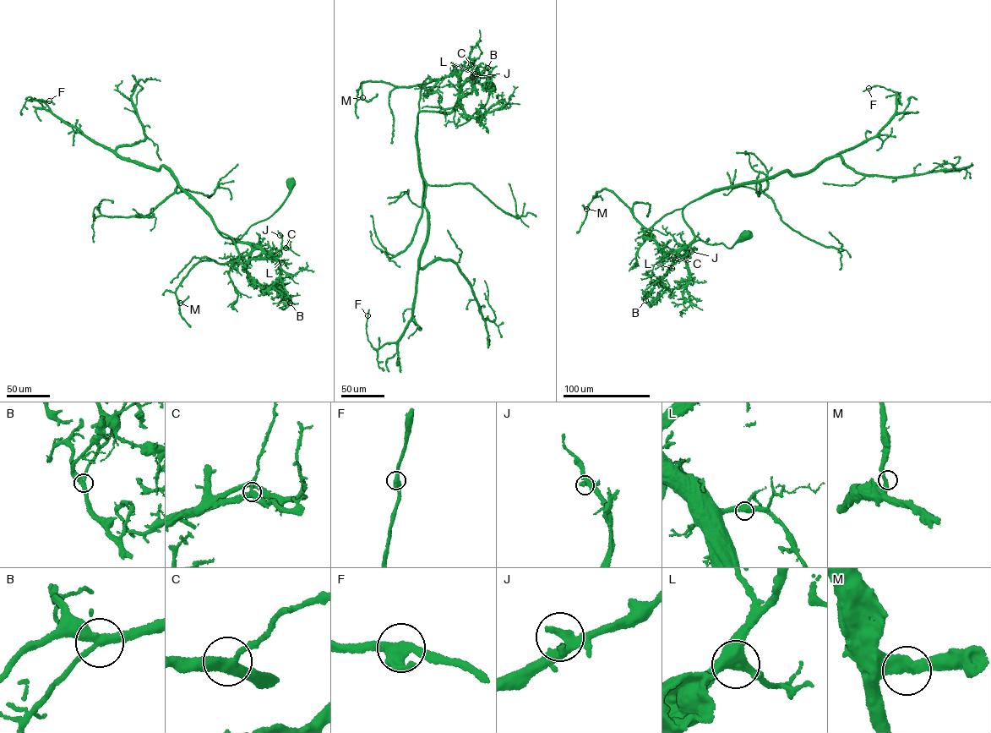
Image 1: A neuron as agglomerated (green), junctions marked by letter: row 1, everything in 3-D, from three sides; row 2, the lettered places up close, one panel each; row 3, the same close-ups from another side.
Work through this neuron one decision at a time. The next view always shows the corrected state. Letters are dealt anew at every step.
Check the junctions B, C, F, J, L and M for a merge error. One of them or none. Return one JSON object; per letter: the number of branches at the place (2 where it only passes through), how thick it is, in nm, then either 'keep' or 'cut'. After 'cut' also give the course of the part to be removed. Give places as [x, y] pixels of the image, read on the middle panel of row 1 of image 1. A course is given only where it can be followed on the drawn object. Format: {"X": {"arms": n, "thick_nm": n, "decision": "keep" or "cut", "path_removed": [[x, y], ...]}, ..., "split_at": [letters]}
{"B": {"arms": 3, "thick_nm": 320, "decision": "cut", "path_removed": [[487, 68], [493, 68], [488, 75], [492, 77], [489, 85]]}, "C": {"arms": 3, "thick_nm": 360, "decision": "keep"}, "F": {"arms": 3, "thick_nm": 420, "decision": "keep"}, "J": {"arms": 3, "thick_nm": 320, "decision": "keep"}, "L": {"arms": 3, "thick_nm": 480, "decision": "keep"}, "M": {"arms": 2, "thick_nm": 400, "decision": "keep"}, "split_at": ["B"]}

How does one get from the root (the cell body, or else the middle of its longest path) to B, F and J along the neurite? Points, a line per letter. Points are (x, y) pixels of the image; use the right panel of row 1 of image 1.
B: (748, 236), (729, 248), (721, 243), (708, 244), (698, 239), (677, 249), (667, 274), (654, 284), (645, 300)
F: (748, 236), (729, 248), (696, 240), (683, 210), (742, 183), (808, 171), (879, 134), (895, 92), (868, 88)
J: (748, 236), (729, 248), (721, 243), (709, 244), (696, 240), (677, 251), (677, 258), (691, 251)

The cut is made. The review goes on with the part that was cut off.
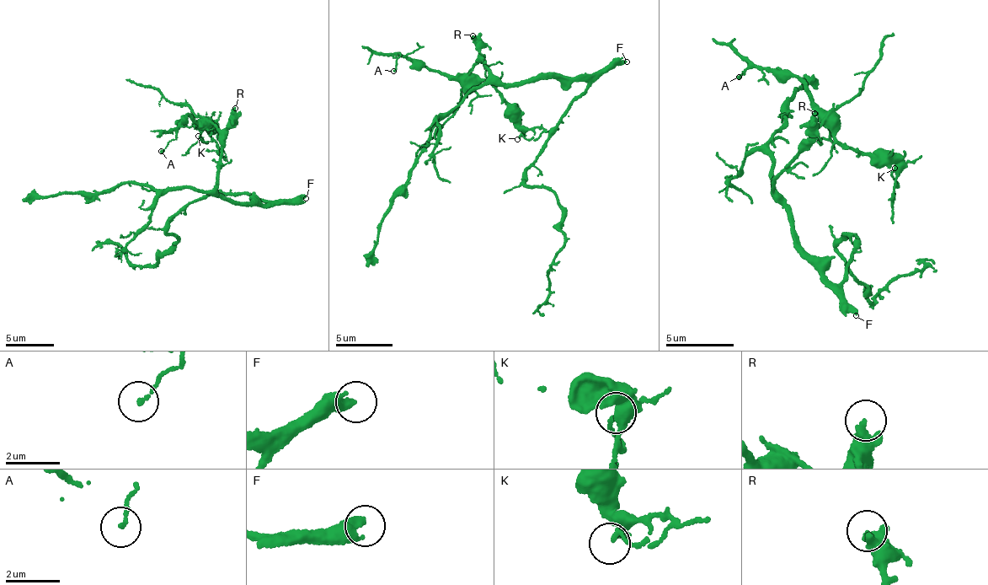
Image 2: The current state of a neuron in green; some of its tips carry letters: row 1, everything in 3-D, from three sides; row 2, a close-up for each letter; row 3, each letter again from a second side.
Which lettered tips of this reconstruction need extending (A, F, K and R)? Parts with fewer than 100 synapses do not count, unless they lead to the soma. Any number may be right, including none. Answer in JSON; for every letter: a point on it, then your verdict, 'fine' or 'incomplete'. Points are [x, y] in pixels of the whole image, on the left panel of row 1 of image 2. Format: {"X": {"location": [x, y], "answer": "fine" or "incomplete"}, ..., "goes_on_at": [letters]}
{"A": {"location": [161, 151], "answer": "fine"}, "F": {"location": [306, 198], "answer": "incomplete"}, "K": {"location": [198, 136], "answer": "fine"}, "R": {"location": [235, 108], "answer": "fine"}, "goes_on_at": ["F"]}

